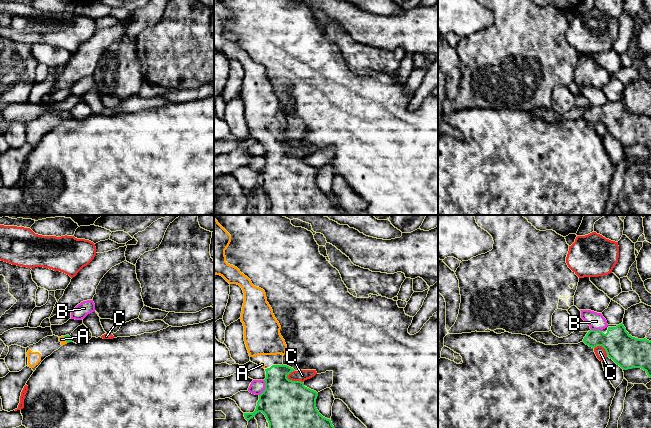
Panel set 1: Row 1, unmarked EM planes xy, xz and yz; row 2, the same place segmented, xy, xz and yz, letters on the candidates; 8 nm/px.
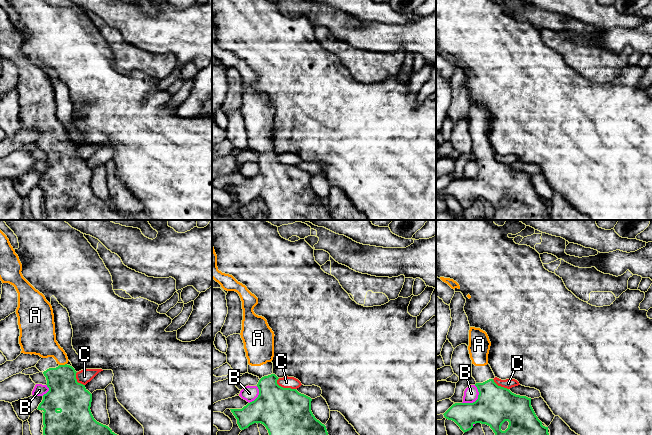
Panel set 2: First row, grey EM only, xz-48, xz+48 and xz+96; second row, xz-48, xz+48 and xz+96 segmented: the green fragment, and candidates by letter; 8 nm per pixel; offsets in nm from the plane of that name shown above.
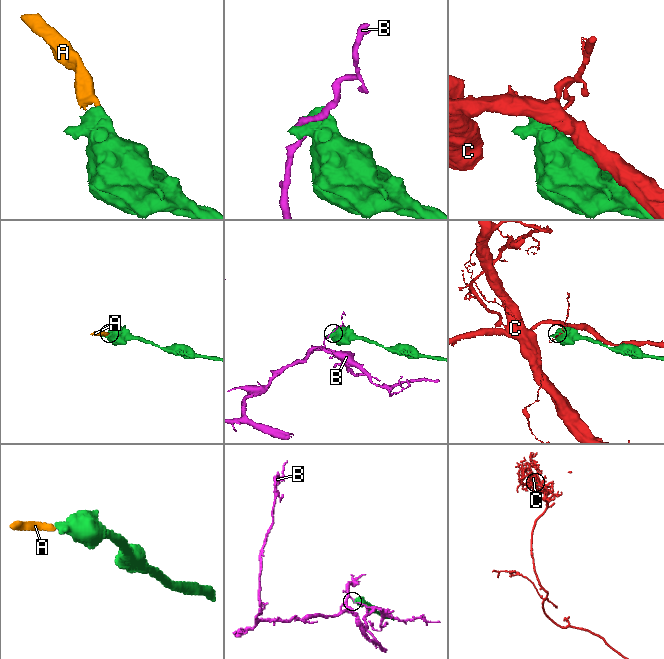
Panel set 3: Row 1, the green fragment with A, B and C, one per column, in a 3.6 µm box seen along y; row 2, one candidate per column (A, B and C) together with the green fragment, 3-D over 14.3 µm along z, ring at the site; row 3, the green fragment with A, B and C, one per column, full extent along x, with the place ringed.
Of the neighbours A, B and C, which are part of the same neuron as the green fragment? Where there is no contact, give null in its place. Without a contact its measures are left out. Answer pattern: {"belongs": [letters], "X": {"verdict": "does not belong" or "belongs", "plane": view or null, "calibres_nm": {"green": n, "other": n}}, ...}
{"belongs": ["A"], "A": {"verdict": "belongs", "plane": "xy", "calibres_nm": {"green": 60, "other": 50}}, "B": {"verdict": "does not belong", "plane": "xz", "calibres_nm": {"green": 420, "other": 120}}, "C": {"verdict": "does not belong", "plane": "xz", "calibres_nm": {"green": 420, "other": 90}}}

